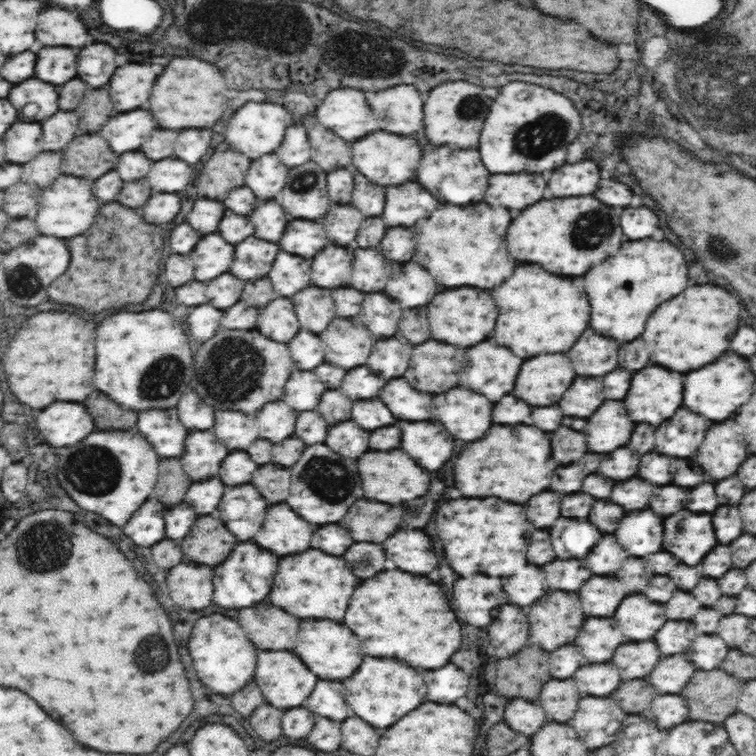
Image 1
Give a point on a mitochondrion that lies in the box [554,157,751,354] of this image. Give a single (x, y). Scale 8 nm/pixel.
(589, 231)

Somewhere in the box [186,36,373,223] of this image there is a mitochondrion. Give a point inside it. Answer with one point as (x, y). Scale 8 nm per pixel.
(248, 58)

